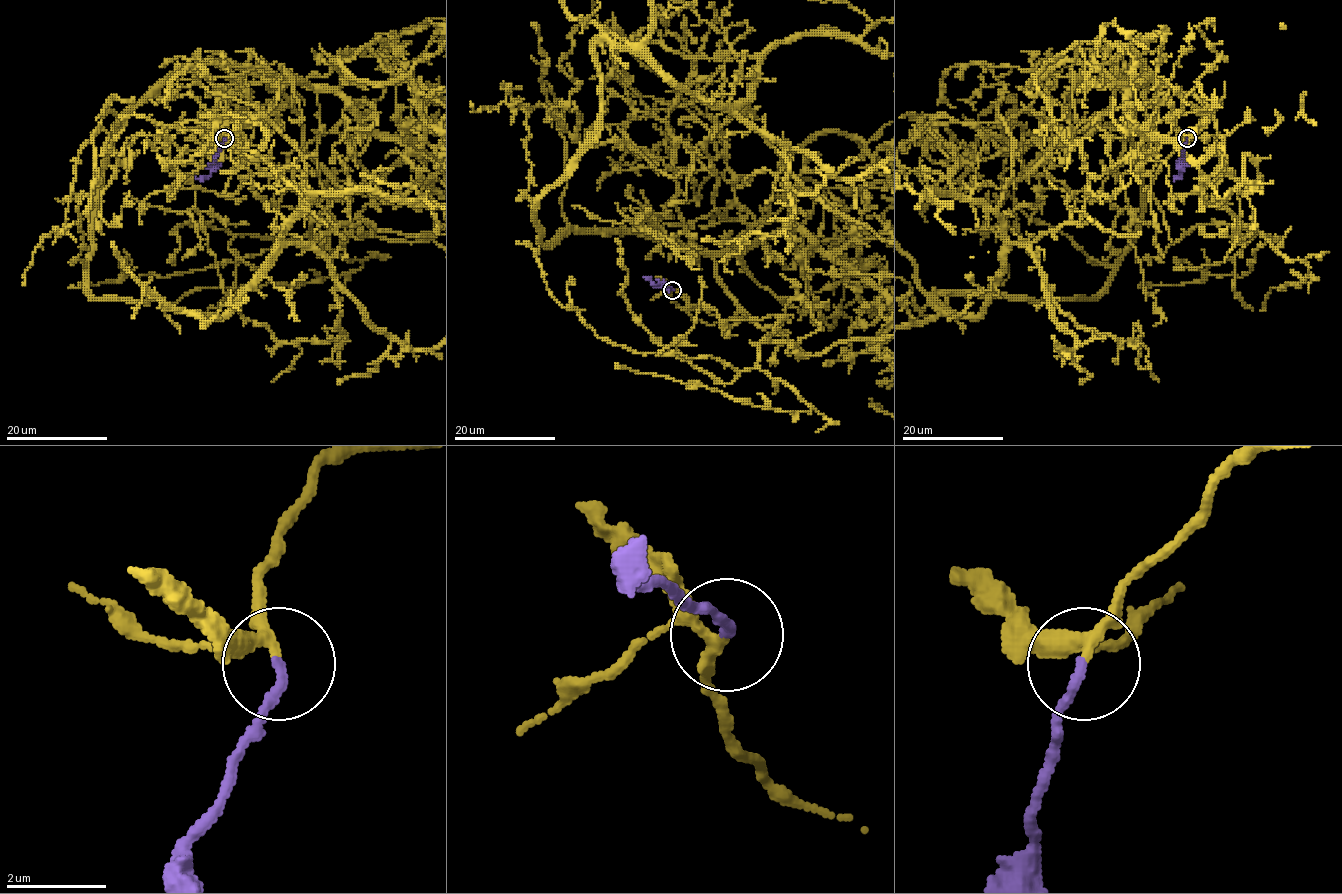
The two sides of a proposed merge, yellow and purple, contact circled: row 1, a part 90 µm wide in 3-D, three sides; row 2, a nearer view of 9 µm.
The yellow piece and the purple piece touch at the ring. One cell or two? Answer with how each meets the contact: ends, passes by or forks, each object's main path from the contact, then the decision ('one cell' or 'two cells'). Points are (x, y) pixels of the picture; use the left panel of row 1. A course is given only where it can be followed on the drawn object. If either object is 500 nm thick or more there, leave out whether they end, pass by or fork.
yellow passes by | purple ends | purple via (224, 138), (215, 157), (215, 168), (205, 176), (196, 176) | one cell

